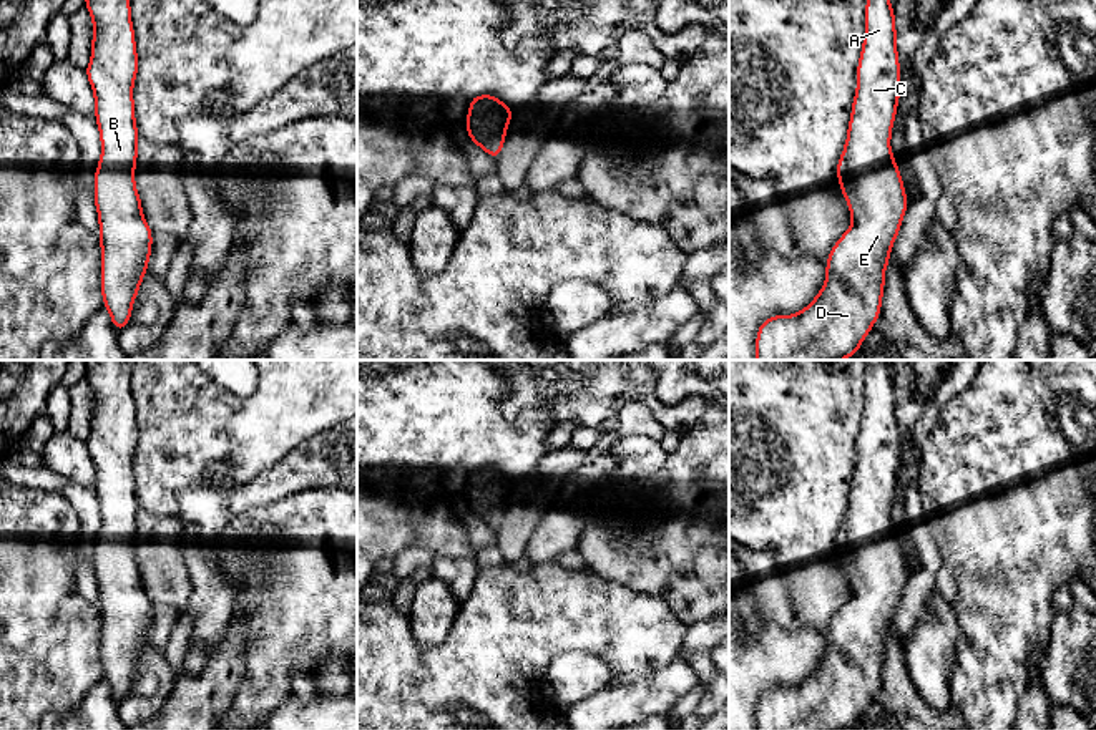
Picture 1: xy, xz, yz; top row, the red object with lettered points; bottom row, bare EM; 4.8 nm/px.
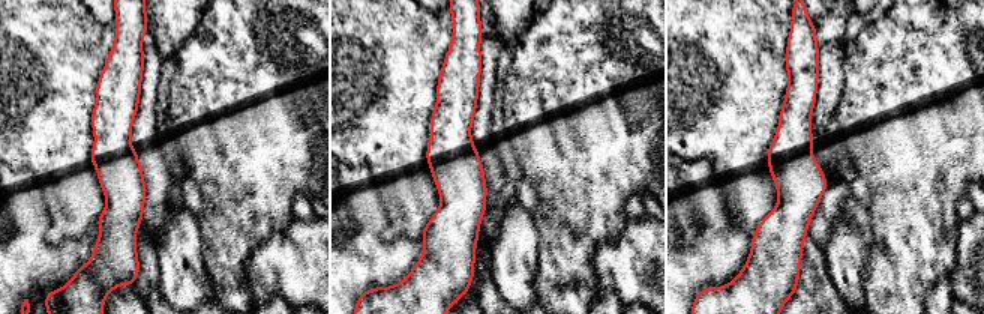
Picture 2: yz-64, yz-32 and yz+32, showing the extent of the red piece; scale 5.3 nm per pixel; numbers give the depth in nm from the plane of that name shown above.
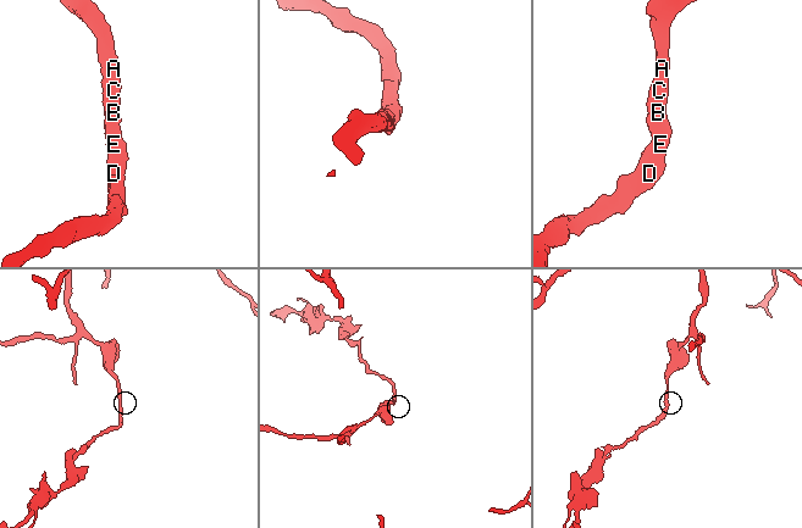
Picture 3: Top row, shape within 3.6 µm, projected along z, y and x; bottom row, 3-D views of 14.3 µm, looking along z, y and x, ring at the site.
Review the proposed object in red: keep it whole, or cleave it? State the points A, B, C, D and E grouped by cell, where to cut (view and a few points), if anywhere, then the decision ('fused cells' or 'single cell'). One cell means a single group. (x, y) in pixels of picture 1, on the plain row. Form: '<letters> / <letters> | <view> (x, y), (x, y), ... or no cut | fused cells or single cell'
A B C D E | no cut | single cell

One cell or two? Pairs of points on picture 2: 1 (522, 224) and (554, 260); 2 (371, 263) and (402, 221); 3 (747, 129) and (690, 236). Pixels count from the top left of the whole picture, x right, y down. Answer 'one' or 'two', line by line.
1: two
2: two
3: two

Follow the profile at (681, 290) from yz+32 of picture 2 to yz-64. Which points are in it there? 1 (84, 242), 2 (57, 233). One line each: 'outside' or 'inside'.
1: inside
2: outside

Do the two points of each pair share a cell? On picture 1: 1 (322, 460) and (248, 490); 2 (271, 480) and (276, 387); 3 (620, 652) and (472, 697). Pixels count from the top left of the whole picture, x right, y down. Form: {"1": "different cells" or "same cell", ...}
{"1": "same cell", "2": "different cells", "3": "same cell"}

